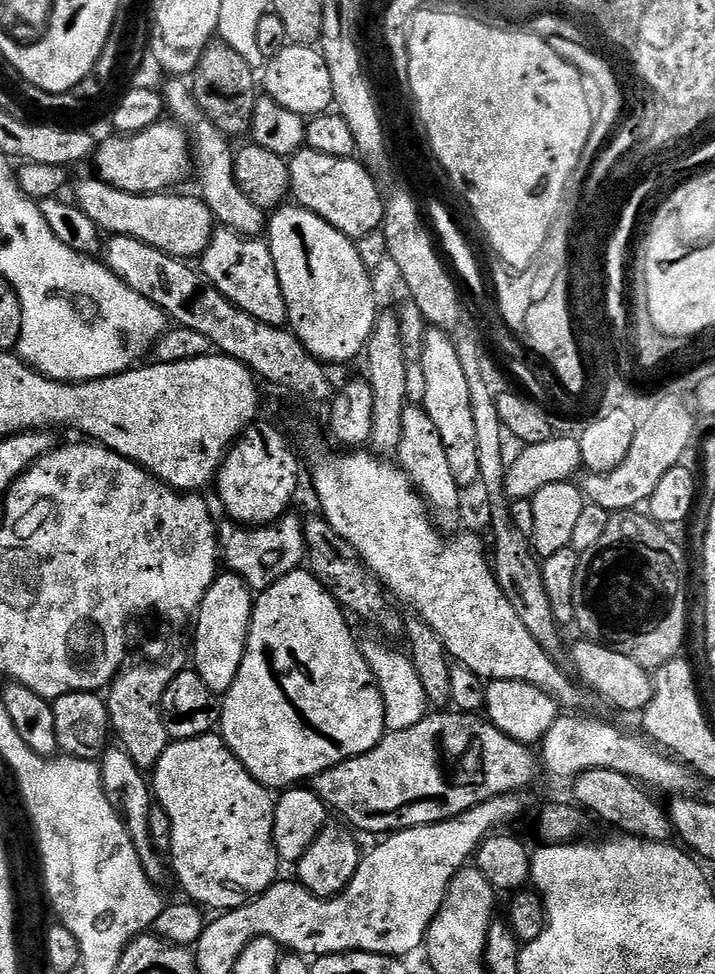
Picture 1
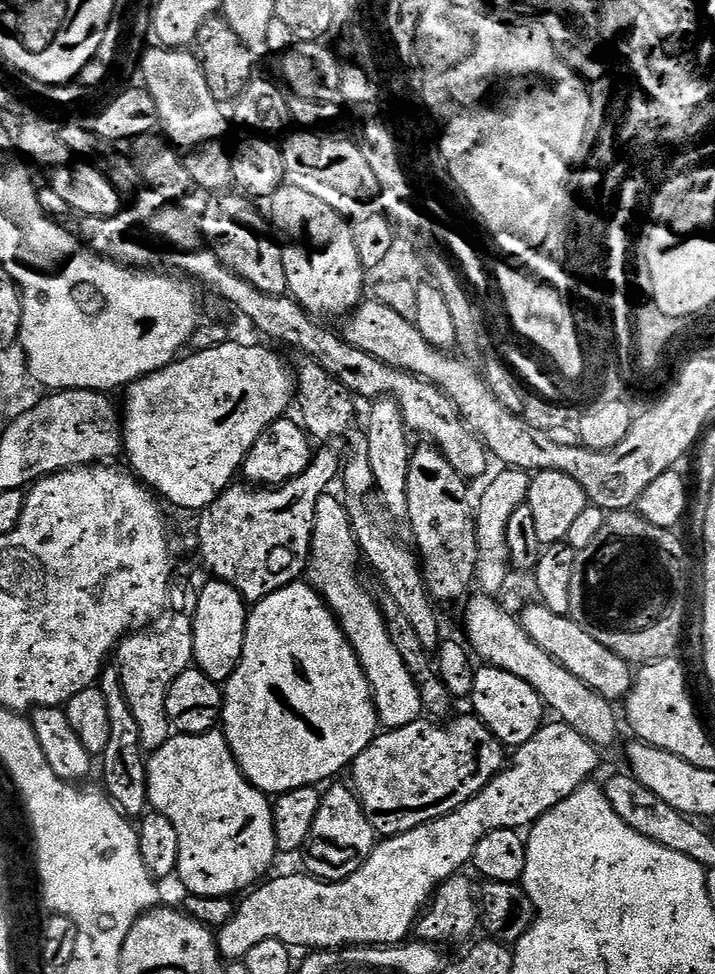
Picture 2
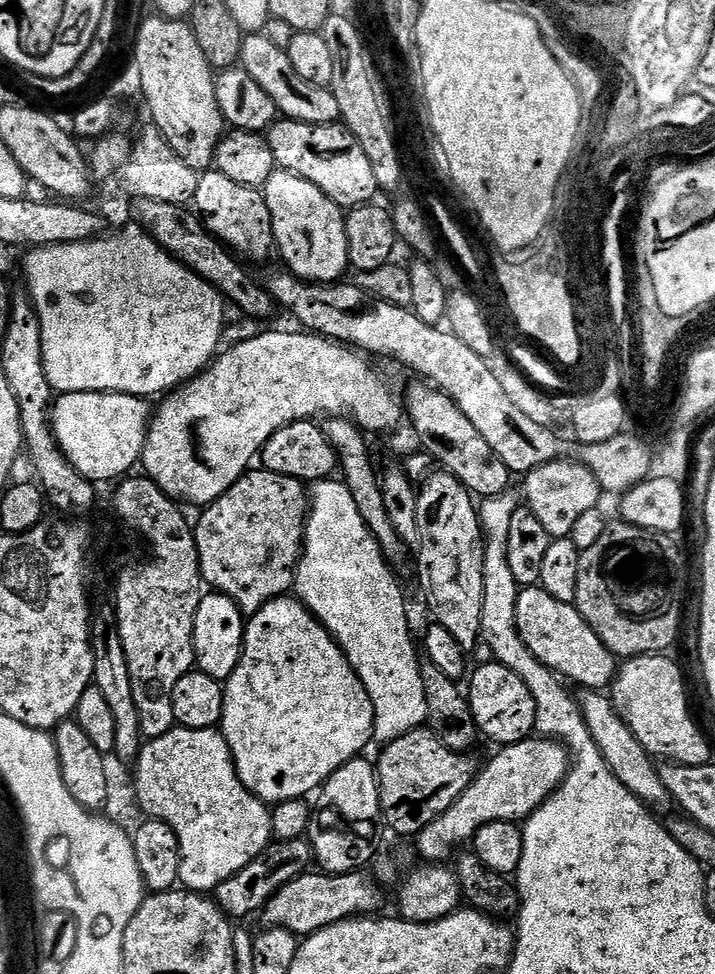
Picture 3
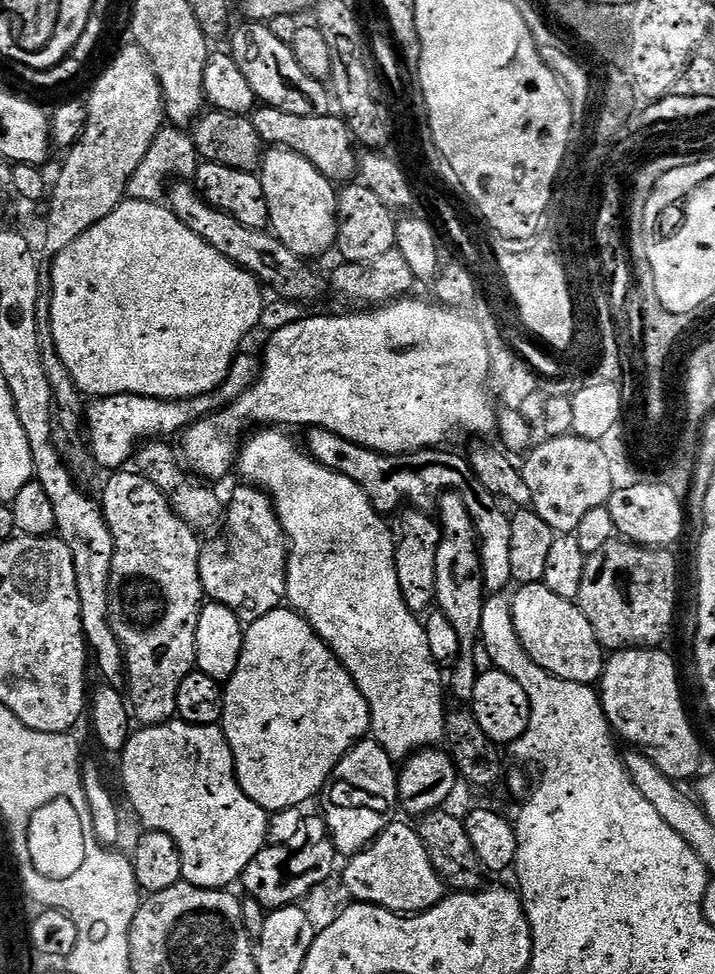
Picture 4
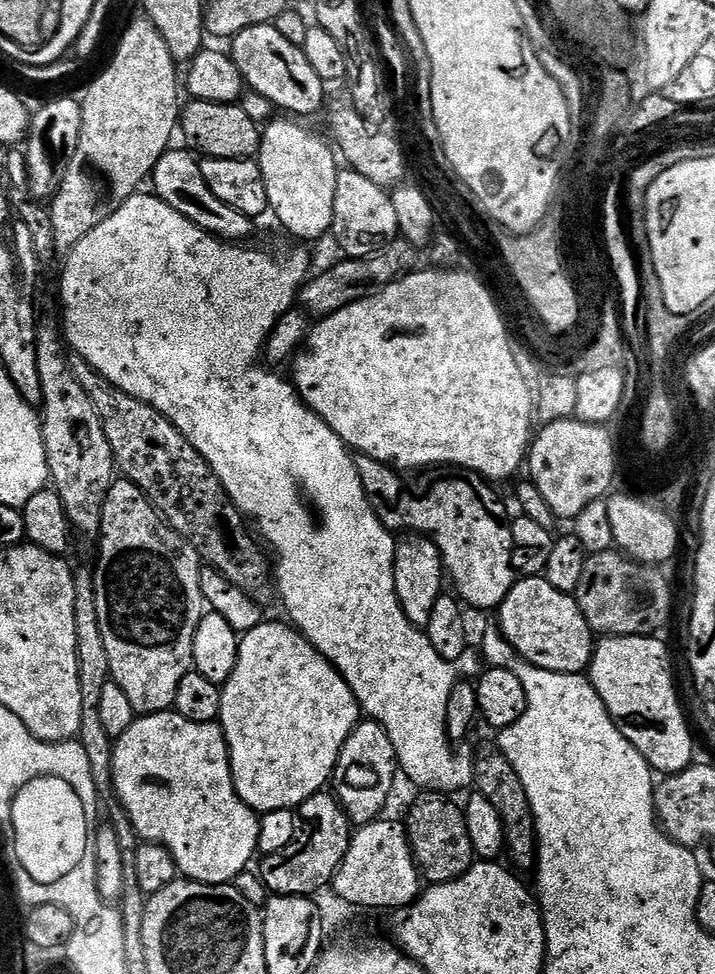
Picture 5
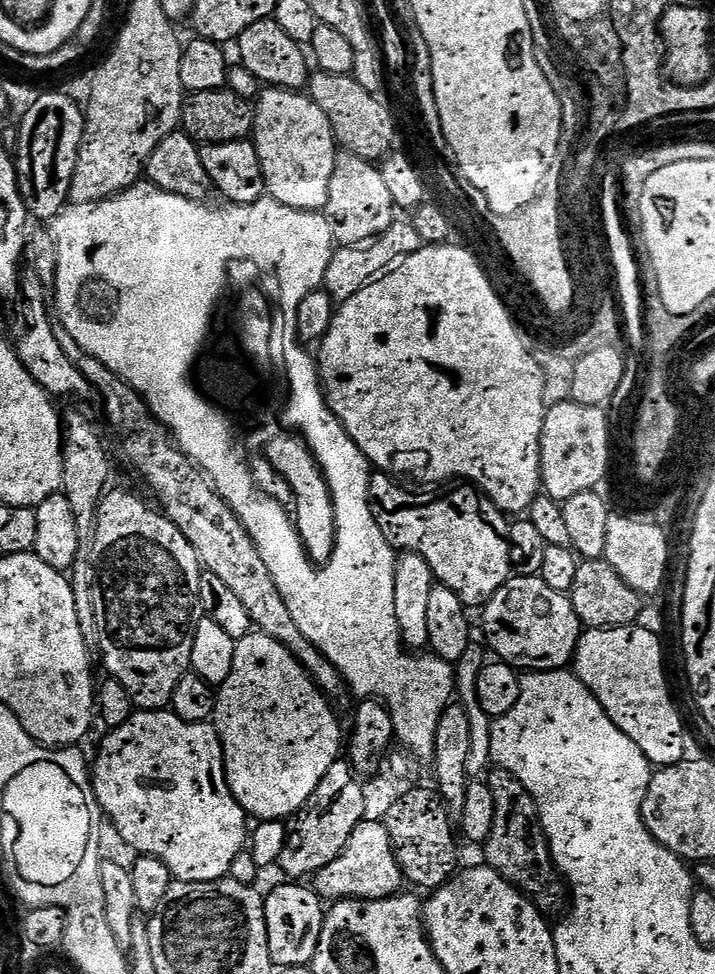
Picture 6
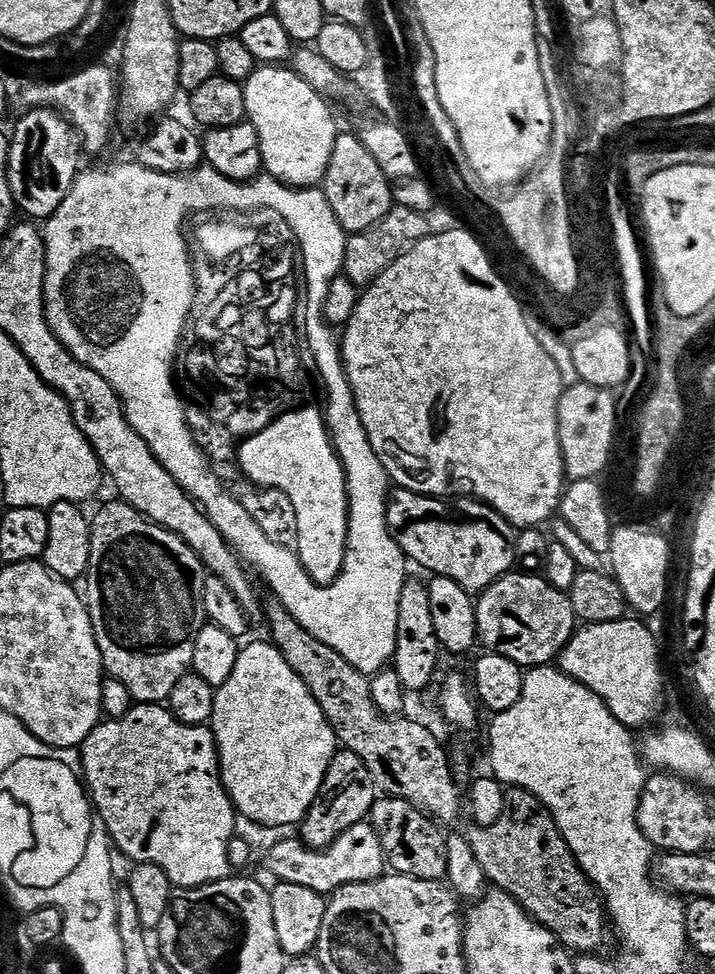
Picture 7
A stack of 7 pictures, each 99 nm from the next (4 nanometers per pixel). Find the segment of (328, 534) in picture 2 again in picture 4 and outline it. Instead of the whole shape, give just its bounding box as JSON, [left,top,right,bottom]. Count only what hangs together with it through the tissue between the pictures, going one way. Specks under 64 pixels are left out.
[238,430,446,762]

